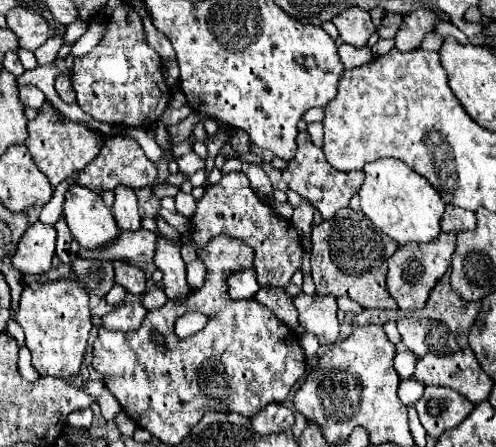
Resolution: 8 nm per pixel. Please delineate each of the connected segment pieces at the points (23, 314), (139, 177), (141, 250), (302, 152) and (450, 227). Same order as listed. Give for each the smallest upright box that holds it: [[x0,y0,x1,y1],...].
[[16,277,92,379],[74,135,158,193],[90,229,158,263],[282,133,364,221],[442,205,476,233]]

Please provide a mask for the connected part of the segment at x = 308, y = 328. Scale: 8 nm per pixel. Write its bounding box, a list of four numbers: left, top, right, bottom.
[292,293,340,345]

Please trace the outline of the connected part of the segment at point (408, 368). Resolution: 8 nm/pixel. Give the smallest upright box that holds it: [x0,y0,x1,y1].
[394,351,416,379]

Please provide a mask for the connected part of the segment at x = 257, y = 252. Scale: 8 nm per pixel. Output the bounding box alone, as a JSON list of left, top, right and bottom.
[190,171,304,287]

